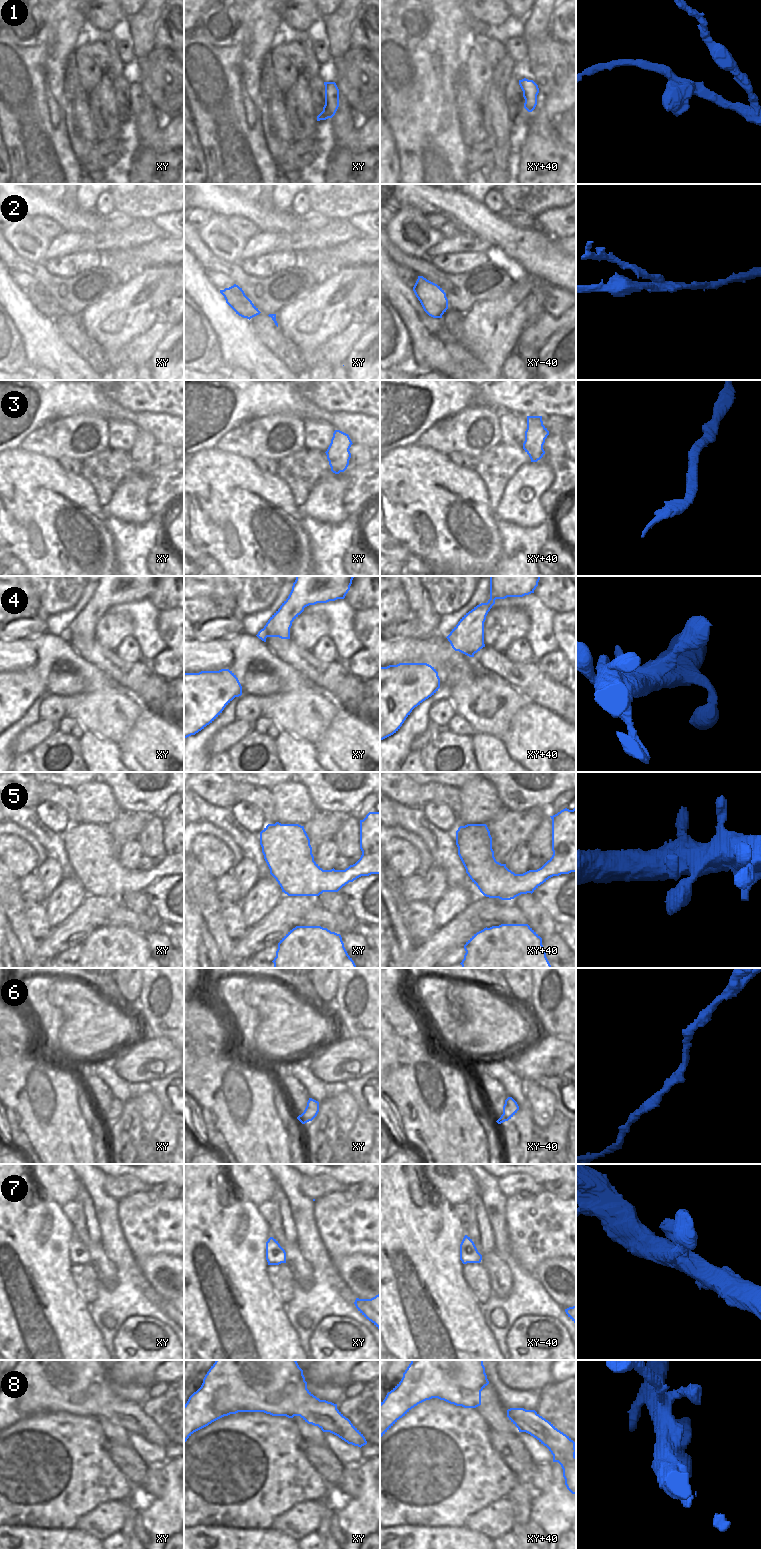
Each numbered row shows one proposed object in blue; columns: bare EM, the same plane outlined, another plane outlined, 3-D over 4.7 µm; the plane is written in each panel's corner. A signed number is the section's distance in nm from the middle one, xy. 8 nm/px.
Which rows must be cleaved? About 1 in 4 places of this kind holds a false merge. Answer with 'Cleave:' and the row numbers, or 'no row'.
Cleave: 2

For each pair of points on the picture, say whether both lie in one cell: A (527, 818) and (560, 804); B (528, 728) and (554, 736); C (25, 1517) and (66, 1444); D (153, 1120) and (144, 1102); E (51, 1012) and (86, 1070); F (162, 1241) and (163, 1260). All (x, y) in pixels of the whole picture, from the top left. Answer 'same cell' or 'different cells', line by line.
A: different cells
B: same cell
C: same cell
D: same cell
E: different cells
F: different cells

